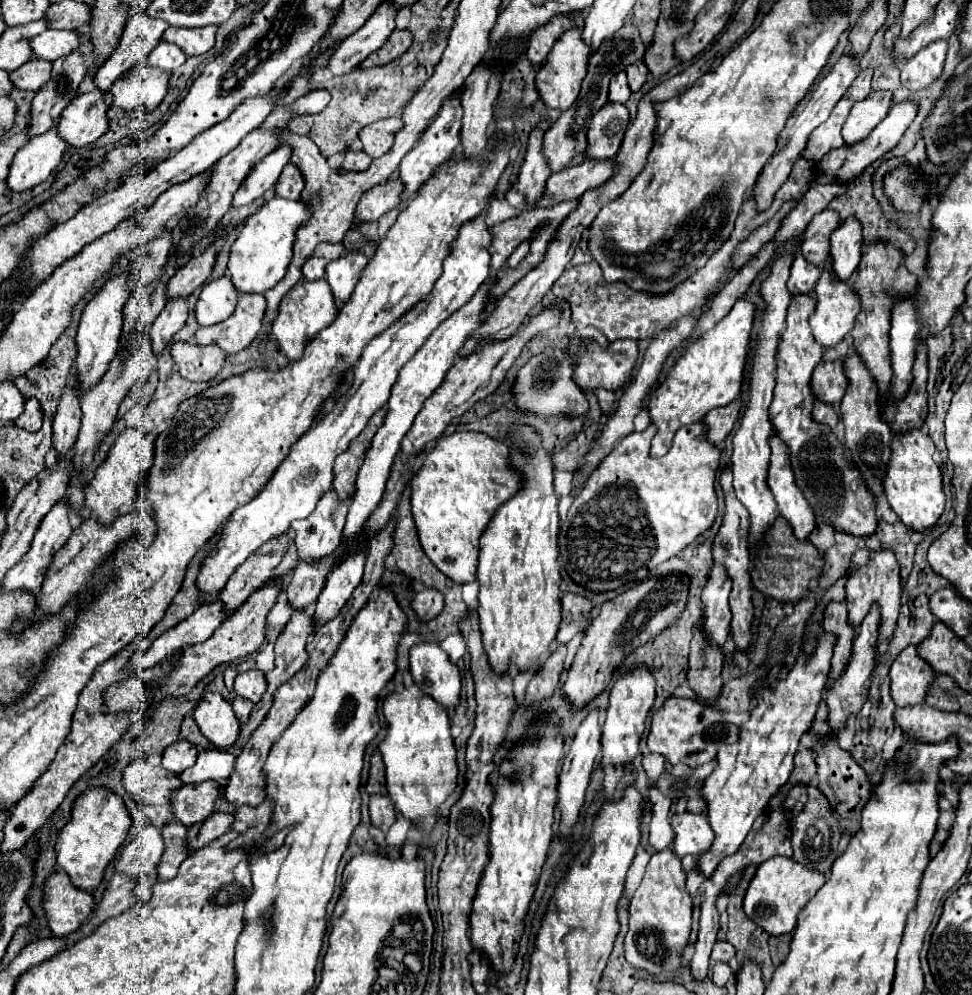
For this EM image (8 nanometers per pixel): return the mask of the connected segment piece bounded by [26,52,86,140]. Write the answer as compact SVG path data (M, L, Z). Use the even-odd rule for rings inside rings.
M78 52L54 60L50 80L36 92L36 98L32 100L30 126L26 130L28 140L56 126L56 118L60 118L62 110L72 102L72 98L76 98L84 76L86 66Z

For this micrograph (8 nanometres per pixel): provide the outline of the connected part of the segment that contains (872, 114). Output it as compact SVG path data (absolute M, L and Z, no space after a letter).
M872 92L866 100L856 102L842 128L842 138L846 146L866 138L876 128L876 124L884 120L884 114L888 114L890 102L892 92Z

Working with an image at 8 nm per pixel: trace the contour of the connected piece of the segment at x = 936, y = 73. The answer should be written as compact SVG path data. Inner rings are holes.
M944 40L932 42L924 50L920 50L912 60L908 60L902 66L902 74L900 74L902 86L908 88L910 92L916 92L934 84L942 76L946 50L948 44Z

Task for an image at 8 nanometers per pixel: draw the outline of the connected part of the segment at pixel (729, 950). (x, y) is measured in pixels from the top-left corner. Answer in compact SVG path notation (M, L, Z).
M716 942L714 950L712 950L712 960L714 962L730 962L734 958L736 950L730 942Z

